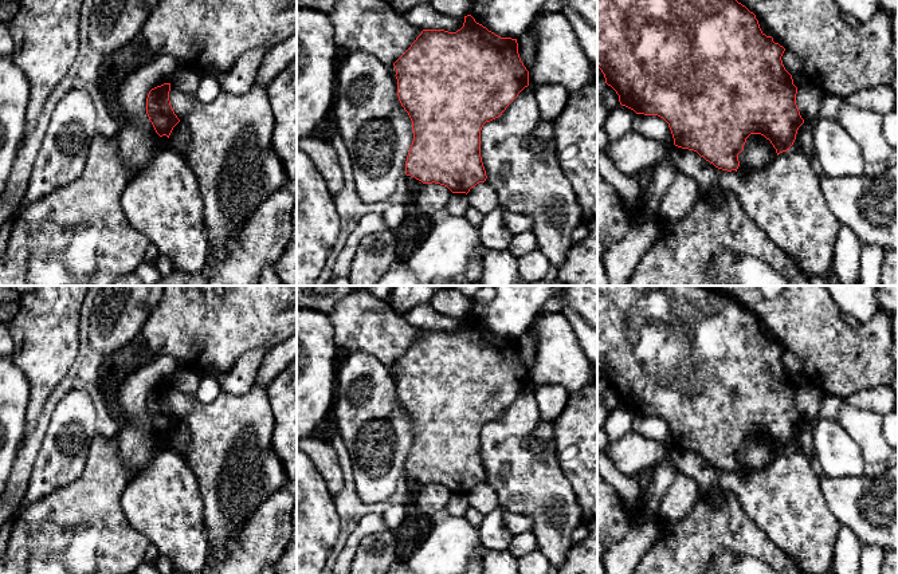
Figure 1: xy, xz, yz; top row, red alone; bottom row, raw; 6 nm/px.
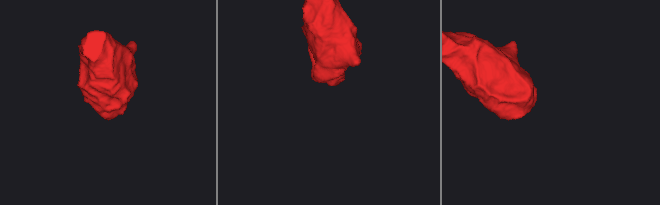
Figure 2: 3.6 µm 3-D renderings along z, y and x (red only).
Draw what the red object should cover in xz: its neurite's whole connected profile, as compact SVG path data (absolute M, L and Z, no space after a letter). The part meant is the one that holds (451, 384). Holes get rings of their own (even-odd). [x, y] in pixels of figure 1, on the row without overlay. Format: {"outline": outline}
{"outline": "M467 315L456 333L423 330L393 366L397 397L413 430L405 475L467 495L487 479L481 457L483 425L501 417L529 386L529 371L521 362L517 339L501 338Z"}

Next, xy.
{"outline": "M170 384L152 389L146 398L146 414L156 433L169 439L173 428L180 422L169 401Z"}

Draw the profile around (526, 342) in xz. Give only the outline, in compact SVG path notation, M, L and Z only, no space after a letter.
M533 322L530 327L518 337L517 343L521 362L526 370L530 371L536 355L536 334L533 331Z

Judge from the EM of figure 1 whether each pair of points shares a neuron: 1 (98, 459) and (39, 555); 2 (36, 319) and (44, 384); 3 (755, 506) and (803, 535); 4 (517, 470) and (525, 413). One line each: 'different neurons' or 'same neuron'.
1: same neuron
2: same neuron
3: same neuron
4: same neuron

